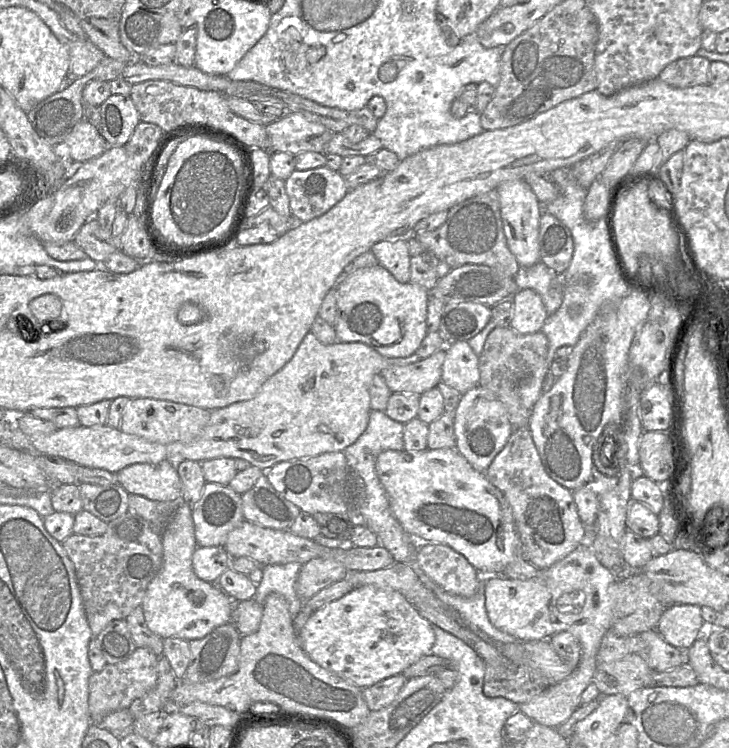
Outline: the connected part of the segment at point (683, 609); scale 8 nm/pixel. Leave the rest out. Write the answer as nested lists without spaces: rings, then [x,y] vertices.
[[[693,604],[667,606],[656,630],[667,643],[682,651],[688,650],[706,632],[701,607]]]

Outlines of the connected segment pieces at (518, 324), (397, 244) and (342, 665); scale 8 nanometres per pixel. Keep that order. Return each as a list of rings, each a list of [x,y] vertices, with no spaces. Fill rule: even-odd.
[[[521,289],[511,300],[513,316],[510,327],[520,334],[541,331],[548,313],[539,294],[532,289]]]
[[[407,238],[387,239],[375,243],[371,252],[378,263],[386,268],[396,280],[407,283],[411,279],[410,254]]]
[[[364,585],[354,587],[343,597],[334,600],[314,611],[298,633],[298,640],[302,649],[314,662],[363,689],[388,677],[402,673],[407,667],[418,661],[423,656],[431,654],[431,649],[435,642],[435,632],[432,624],[422,617],[418,610],[400,592],[392,589],[380,588],[375,585]]]

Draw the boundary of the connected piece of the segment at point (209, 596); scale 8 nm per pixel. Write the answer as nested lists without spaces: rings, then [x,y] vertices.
[[[180,500],[178,507],[161,533],[163,546],[162,565],[157,575],[149,583],[141,607],[147,627],[162,639],[174,637],[187,641],[201,639],[213,629],[232,621],[234,601],[217,583],[200,579],[193,571],[192,556],[198,547],[195,539],[195,529],[192,518],[192,508]]]

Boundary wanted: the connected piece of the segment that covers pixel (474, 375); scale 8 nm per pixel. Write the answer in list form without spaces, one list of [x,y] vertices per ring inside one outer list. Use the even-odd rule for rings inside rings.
[[[457,341],[444,348],[446,357],[442,366],[442,382],[461,395],[479,385],[479,356],[468,341]]]

